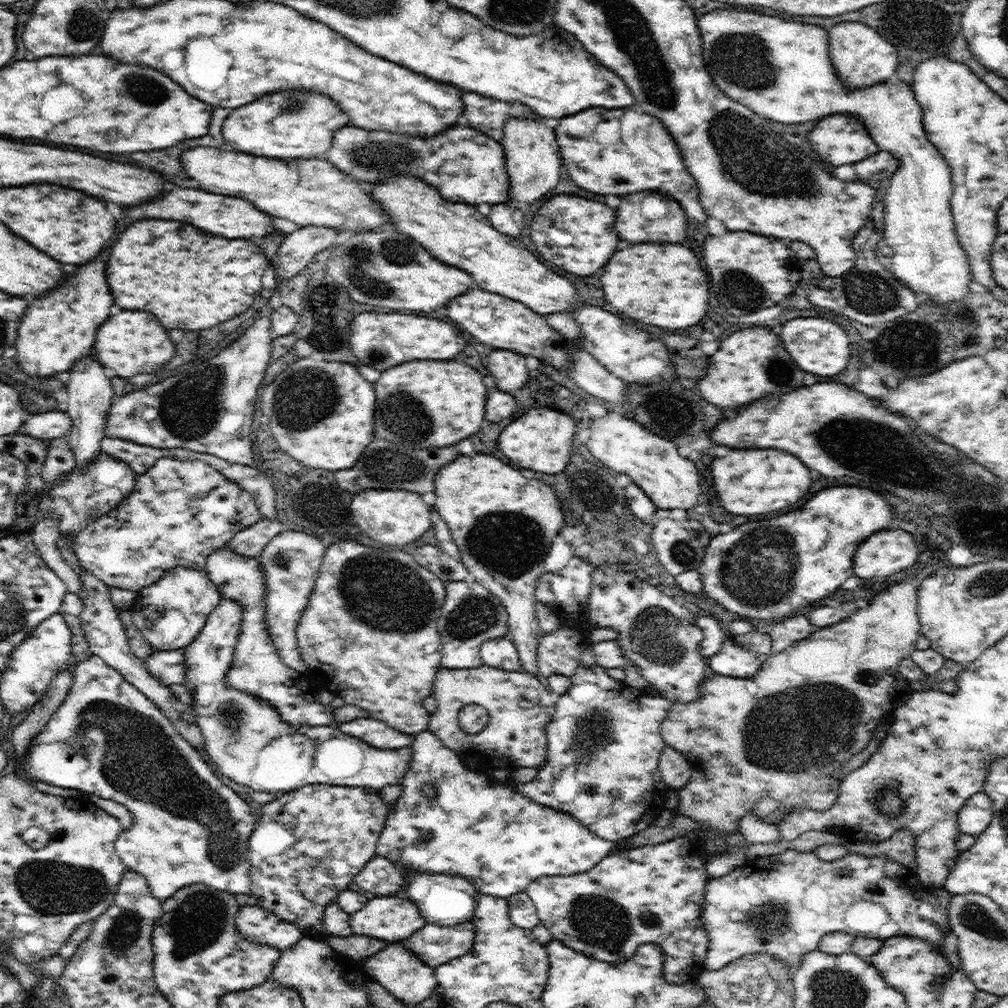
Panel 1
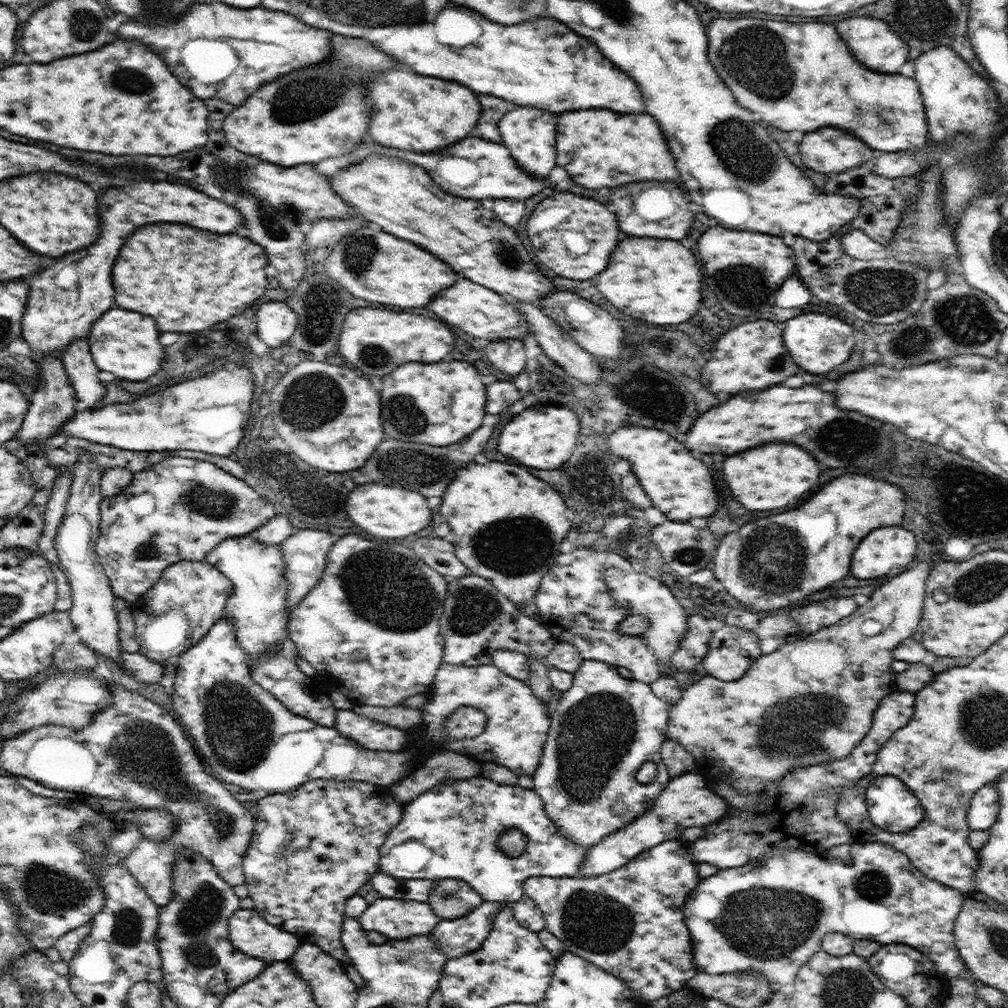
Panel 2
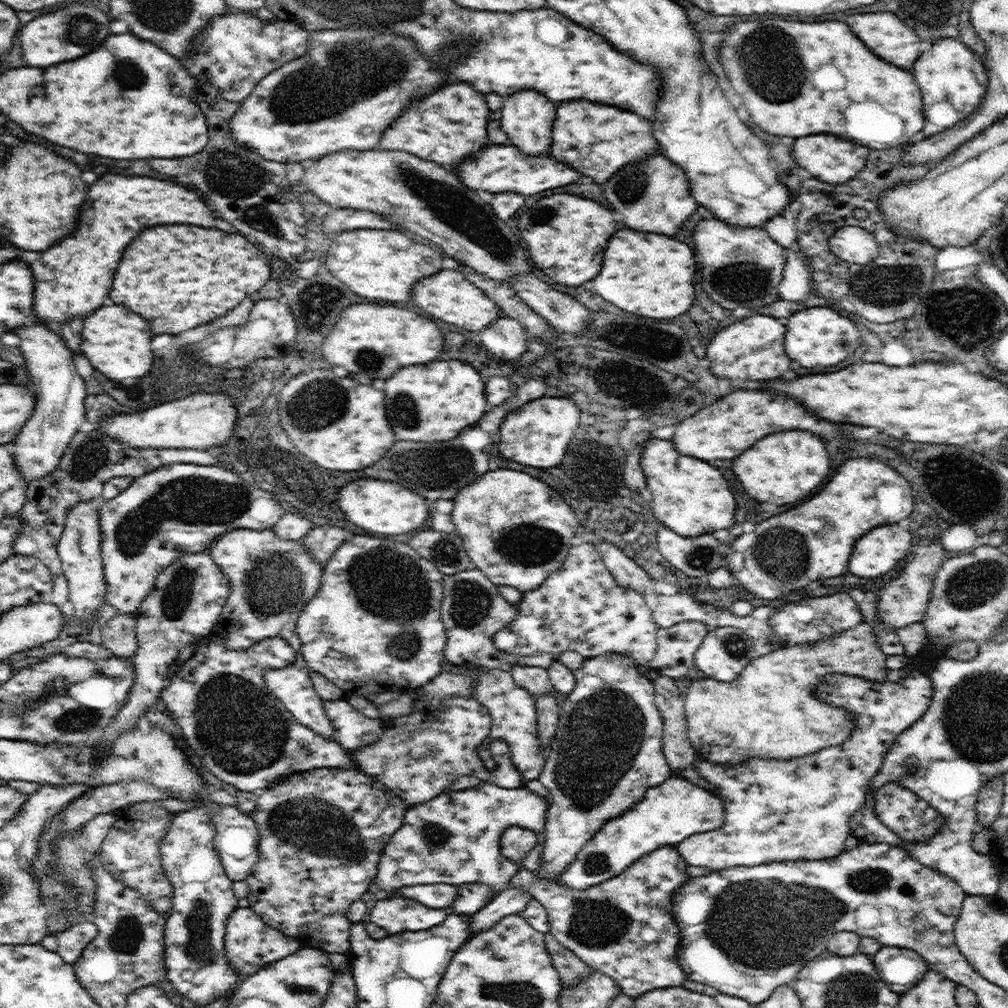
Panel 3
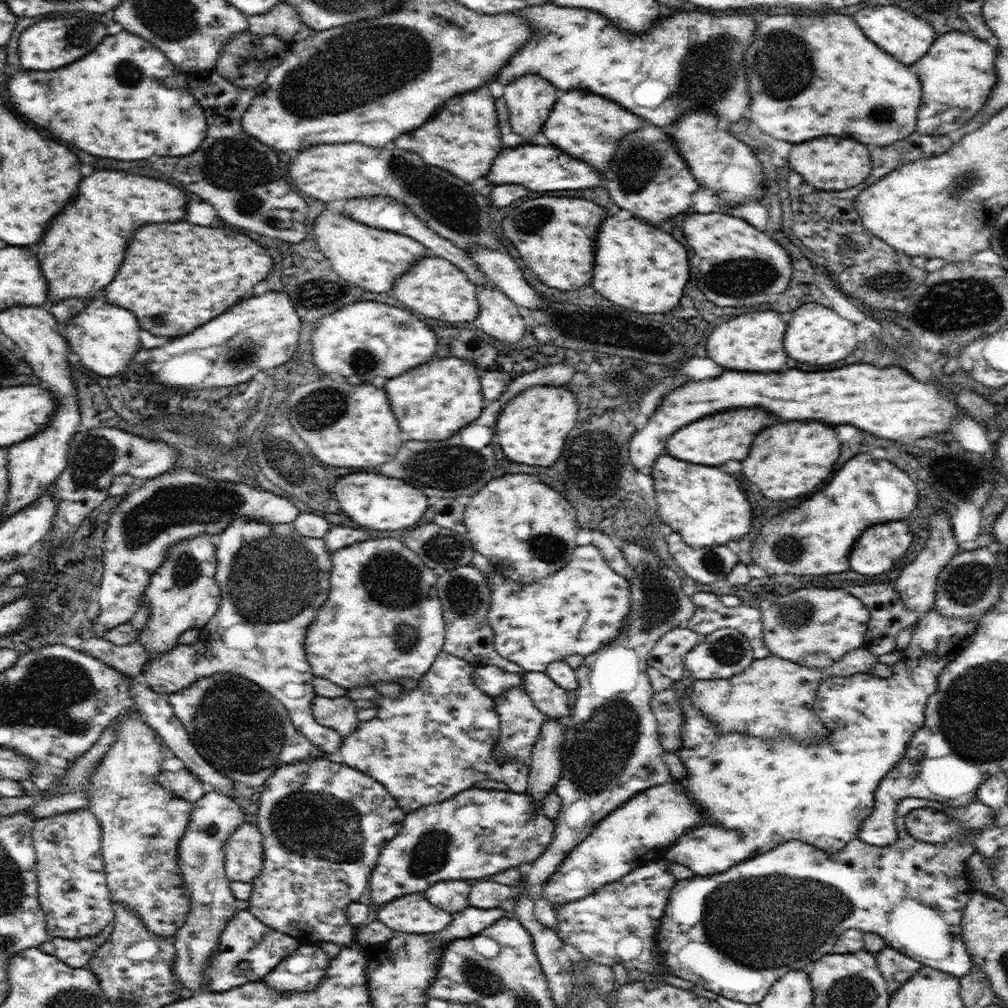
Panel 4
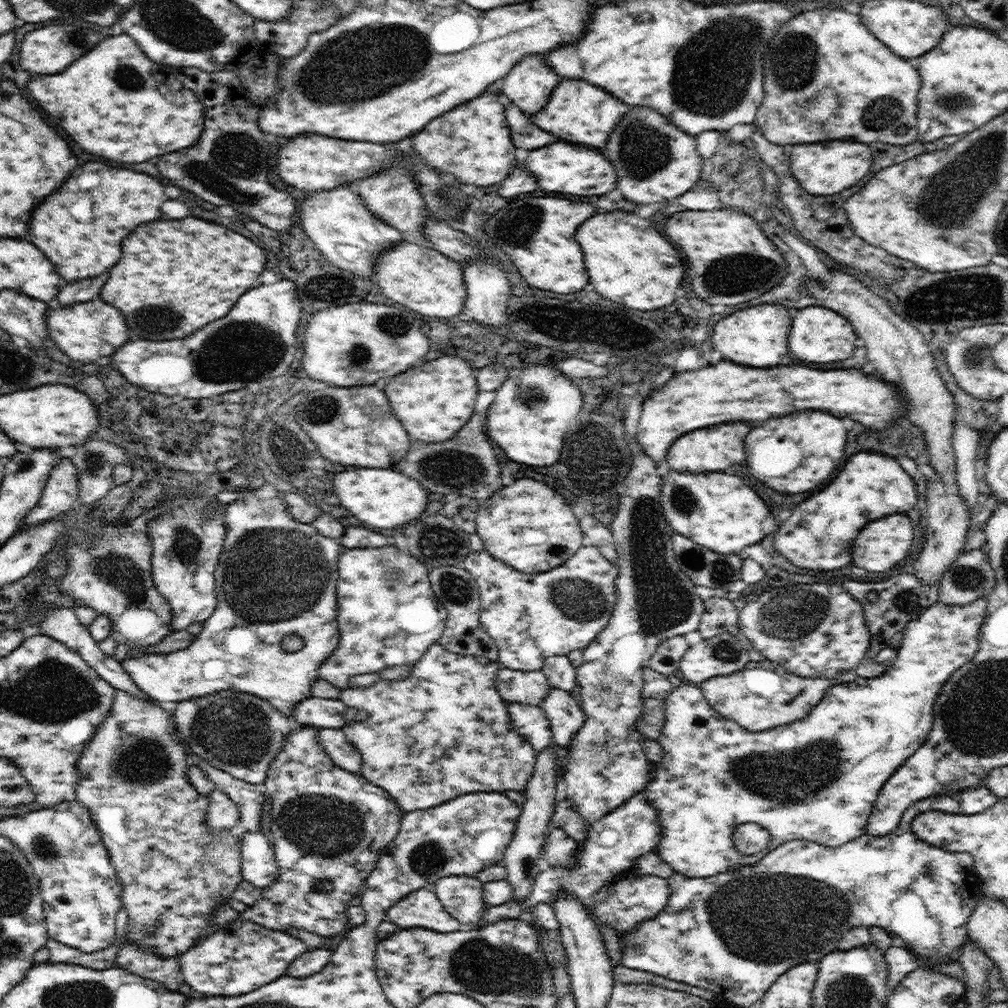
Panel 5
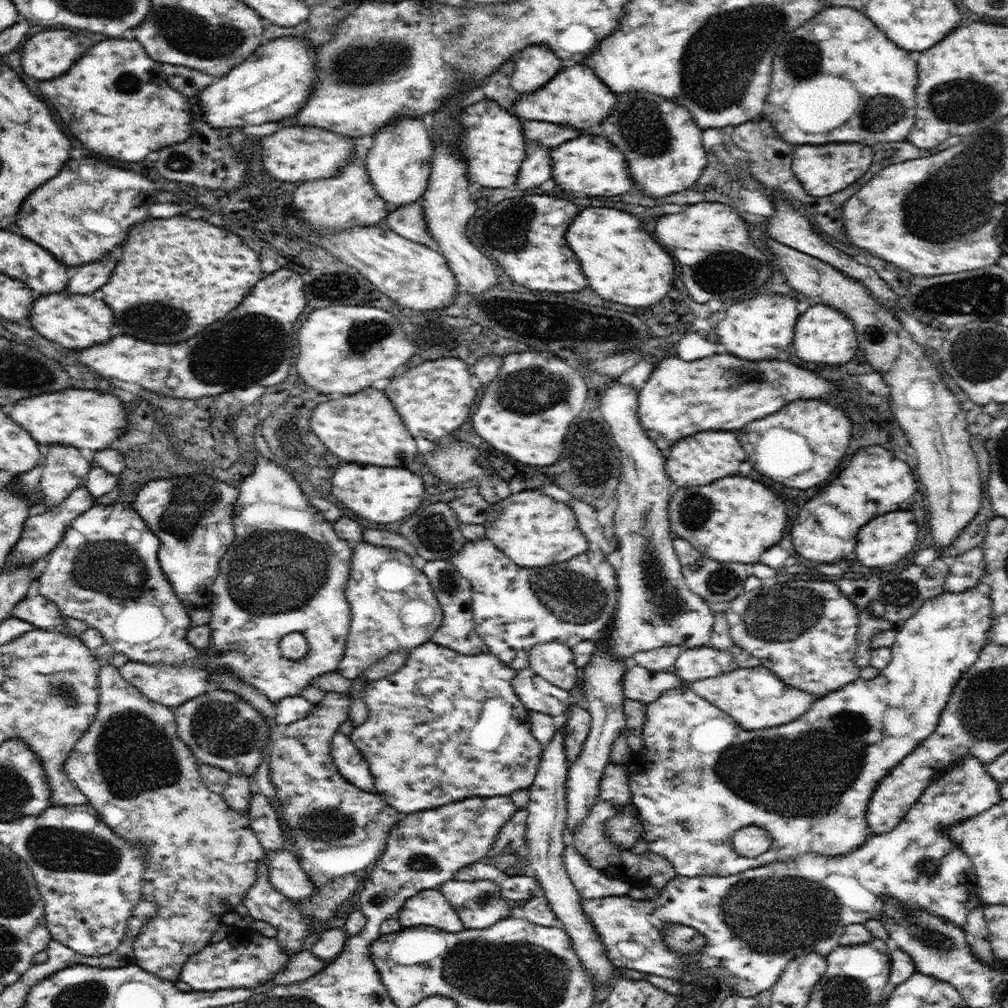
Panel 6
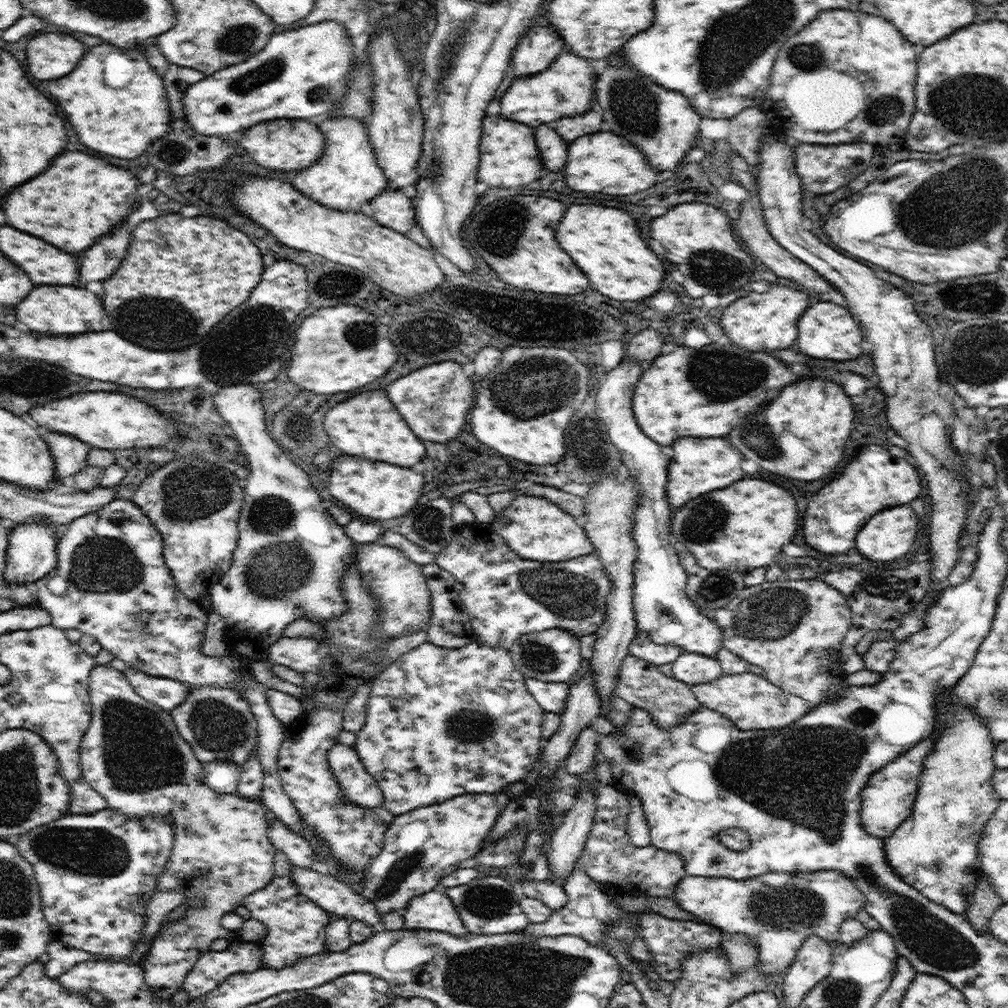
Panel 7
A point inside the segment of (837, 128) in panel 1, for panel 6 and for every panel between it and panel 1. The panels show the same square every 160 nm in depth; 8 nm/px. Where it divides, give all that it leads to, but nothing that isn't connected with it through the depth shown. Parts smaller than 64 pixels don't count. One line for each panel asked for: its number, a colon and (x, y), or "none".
2: (827, 150)
3: (826, 157)
4: (830, 163)
5: (829, 167)
6: (822, 170)

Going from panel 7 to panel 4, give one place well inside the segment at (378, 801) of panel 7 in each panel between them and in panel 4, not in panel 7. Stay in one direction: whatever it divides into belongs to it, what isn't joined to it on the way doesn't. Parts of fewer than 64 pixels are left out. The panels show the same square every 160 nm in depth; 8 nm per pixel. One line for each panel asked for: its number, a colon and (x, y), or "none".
4: (273, 581)
5: (341, 750)
6: (349, 761)

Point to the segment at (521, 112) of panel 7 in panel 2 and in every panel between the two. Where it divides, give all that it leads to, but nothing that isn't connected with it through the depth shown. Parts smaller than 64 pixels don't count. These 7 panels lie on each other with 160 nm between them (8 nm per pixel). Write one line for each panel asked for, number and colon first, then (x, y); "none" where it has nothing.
2: (600, 149)
3: (606, 138)
4: (585, 125)
5: (579, 112)
6: (575, 96)

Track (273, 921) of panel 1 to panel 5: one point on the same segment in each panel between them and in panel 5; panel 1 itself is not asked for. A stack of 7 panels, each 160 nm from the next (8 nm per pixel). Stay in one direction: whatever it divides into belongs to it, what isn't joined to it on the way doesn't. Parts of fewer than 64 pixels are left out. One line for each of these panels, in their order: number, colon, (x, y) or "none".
2: (248, 931)
3: (250, 944)
4: (248, 950)
5: (244, 956)

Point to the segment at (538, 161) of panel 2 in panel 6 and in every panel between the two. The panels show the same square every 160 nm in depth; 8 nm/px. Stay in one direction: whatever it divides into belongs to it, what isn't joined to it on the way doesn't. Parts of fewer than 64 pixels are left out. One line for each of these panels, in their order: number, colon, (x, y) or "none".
3: (527, 117)
4: (529, 99)
5: (529, 85)
6: (535, 65)

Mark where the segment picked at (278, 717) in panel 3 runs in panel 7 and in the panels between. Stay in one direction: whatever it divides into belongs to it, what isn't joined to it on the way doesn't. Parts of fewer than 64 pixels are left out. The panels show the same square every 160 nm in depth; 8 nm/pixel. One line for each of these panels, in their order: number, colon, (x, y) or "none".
4: (243, 731)
5: (239, 733)
6: (220, 728)
7: (218, 723)

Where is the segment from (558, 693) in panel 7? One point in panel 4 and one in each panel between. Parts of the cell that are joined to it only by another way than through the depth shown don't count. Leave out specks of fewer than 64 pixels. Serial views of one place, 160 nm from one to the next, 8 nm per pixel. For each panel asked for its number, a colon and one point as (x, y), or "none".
4: (493, 680)
5: (531, 687)
6: (537, 694)

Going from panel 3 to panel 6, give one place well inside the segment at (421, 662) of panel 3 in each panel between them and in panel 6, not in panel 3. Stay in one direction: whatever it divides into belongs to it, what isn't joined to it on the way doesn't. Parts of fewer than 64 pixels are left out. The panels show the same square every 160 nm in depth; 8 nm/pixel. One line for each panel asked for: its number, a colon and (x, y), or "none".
4: (383, 620)
5: (388, 615)
6: (393, 607)

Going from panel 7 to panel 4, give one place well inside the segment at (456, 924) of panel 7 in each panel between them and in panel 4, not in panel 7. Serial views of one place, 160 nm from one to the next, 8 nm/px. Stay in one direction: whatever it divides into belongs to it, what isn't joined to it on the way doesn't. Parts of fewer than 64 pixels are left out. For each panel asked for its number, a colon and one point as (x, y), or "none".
4: (415, 914)
5: (420, 909)
6: (431, 908)

